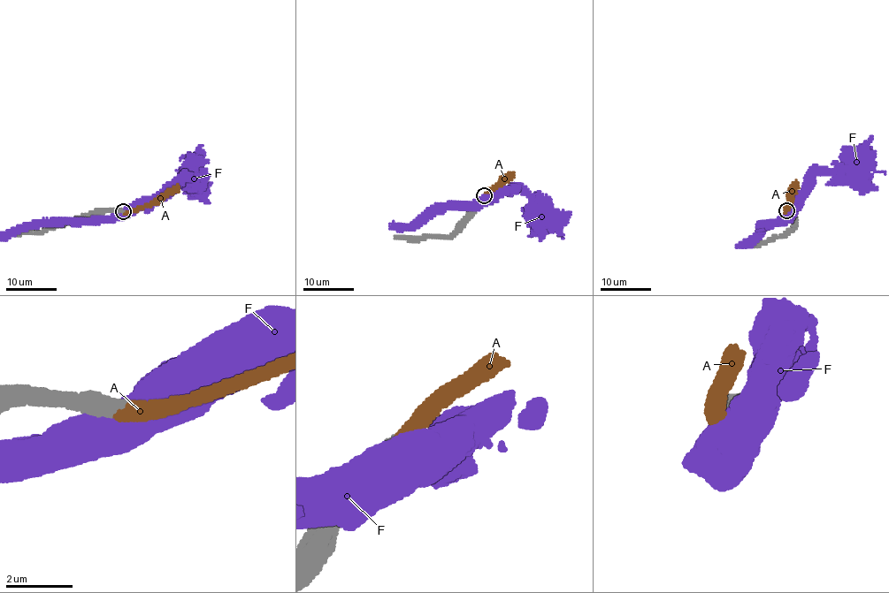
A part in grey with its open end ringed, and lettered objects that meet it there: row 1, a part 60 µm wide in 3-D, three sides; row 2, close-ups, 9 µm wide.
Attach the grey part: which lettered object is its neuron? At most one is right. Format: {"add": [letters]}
{"add": ["A"]}

